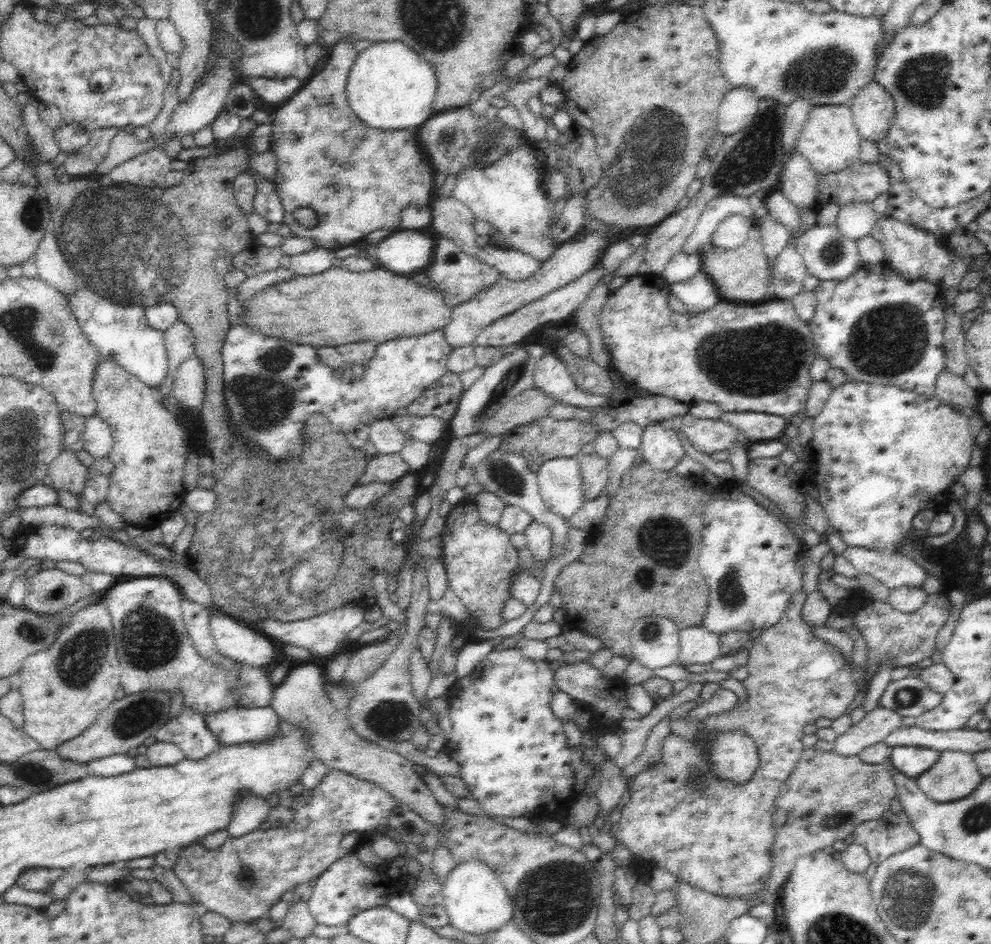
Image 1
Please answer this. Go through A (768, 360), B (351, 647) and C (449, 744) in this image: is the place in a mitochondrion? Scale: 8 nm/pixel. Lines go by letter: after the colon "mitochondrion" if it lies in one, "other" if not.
A: mitochondrion
B: other
C: other

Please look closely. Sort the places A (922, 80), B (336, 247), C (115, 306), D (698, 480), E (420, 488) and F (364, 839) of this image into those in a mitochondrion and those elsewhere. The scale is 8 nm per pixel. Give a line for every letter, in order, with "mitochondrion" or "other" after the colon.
A: mitochondrion
B: other
C: mitochondrion
D: other
E: other
F: other

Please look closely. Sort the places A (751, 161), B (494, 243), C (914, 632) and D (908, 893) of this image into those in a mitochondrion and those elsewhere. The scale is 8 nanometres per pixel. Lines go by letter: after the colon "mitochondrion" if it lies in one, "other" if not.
A: mitochondrion
B: other
C: other
D: mitochondrion

